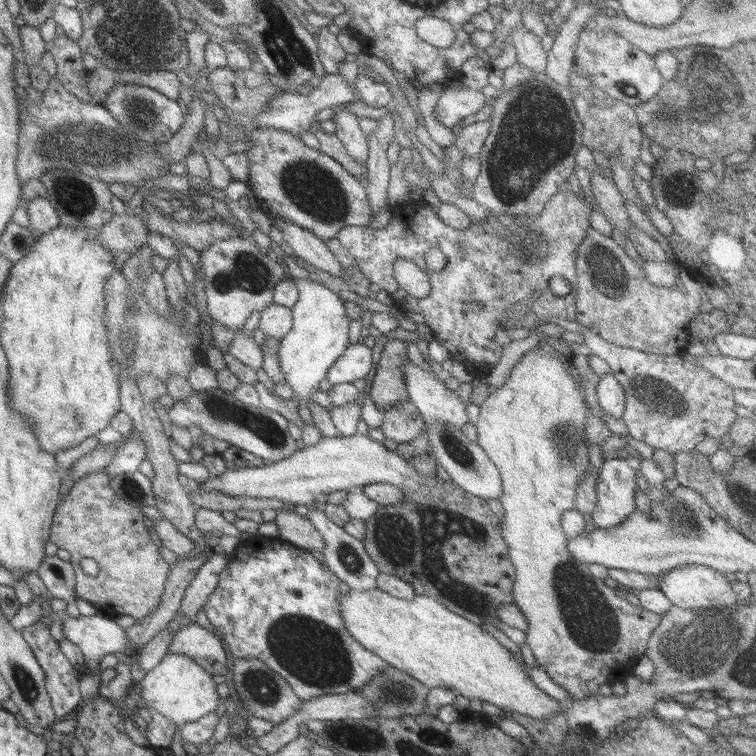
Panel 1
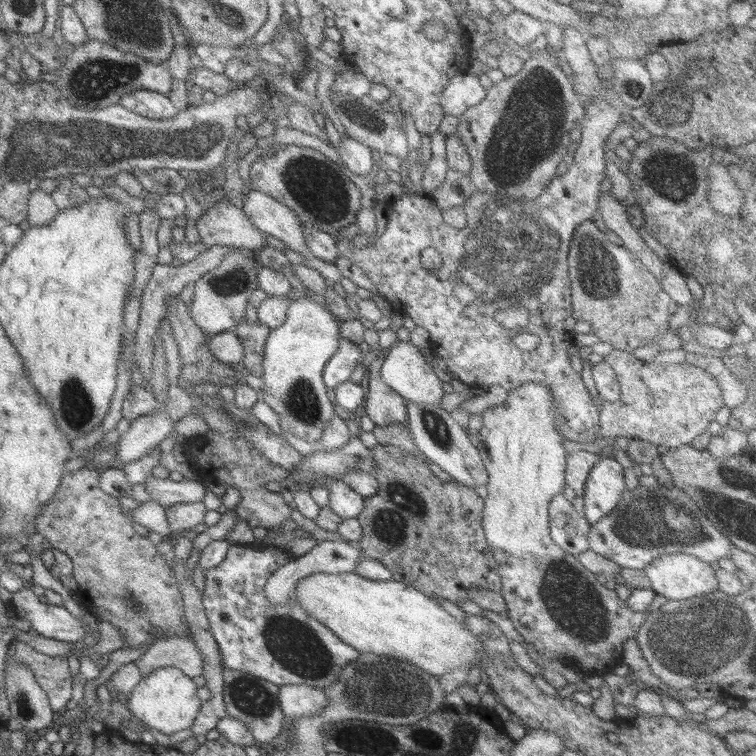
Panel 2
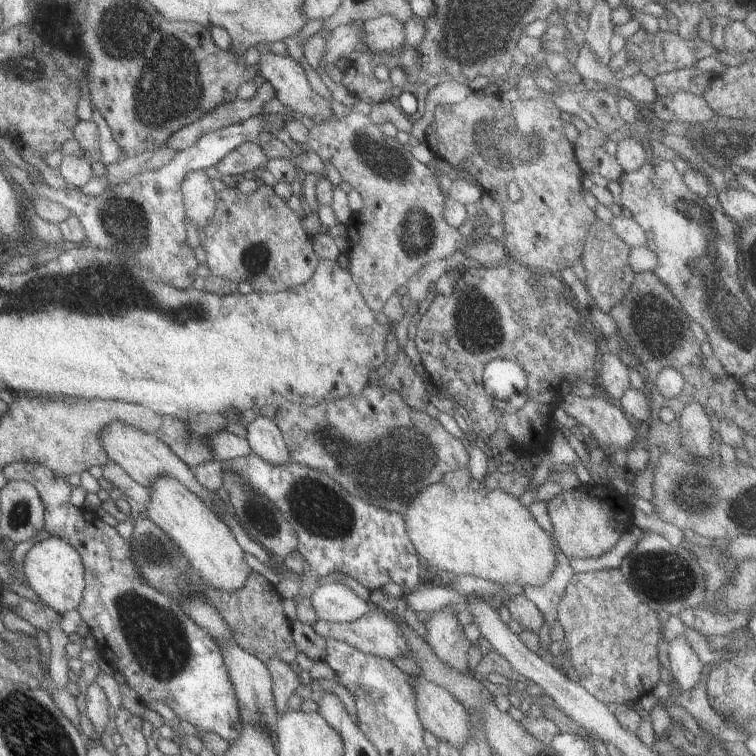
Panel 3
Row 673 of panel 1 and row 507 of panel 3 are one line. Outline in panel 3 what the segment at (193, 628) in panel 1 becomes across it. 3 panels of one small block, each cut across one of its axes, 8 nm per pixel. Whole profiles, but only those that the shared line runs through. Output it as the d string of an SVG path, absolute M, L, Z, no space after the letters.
M110 422L106 428L102 428L100 432L100 444L104 448L104 452L108 454L111 462L118 464L120 468L124 468L124 472L134 480L144 486L144 488L150 488L150 482L162 478L162 476L168 476L168 478L174 478L178 480L182 486L186 486L192 494L196 494L214 514L220 515L220 512L226 511L227 507L224 502L220 500L216 491L208 490L205 486L202 486L194 476L193 469L187 464L184 464L160 438L152 436L152 434L146 434L144 430L136 430L132 426L124 426L120 422Z

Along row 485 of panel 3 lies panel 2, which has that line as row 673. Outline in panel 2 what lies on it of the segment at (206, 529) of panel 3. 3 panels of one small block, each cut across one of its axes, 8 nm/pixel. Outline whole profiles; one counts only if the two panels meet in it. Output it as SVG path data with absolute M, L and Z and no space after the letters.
M166 666L142 678L134 690L128 694L125 706L137 720L150 726L151 730L163 739L192 726L203 702L198 698L197 689L198 686L192 678L182 674L182 670Z

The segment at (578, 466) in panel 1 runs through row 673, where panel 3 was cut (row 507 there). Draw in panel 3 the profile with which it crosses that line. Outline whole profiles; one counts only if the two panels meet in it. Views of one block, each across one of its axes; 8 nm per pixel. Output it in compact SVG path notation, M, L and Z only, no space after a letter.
M580 484L576 488L563 490L555 498L546 501L548 506L548 516L553 524L553 538L557 547L566 558L598 558L612 548L616 548L616 543L624 532L633 526L633 506L627 501L626 495L614 490L612 487L597 484Z

